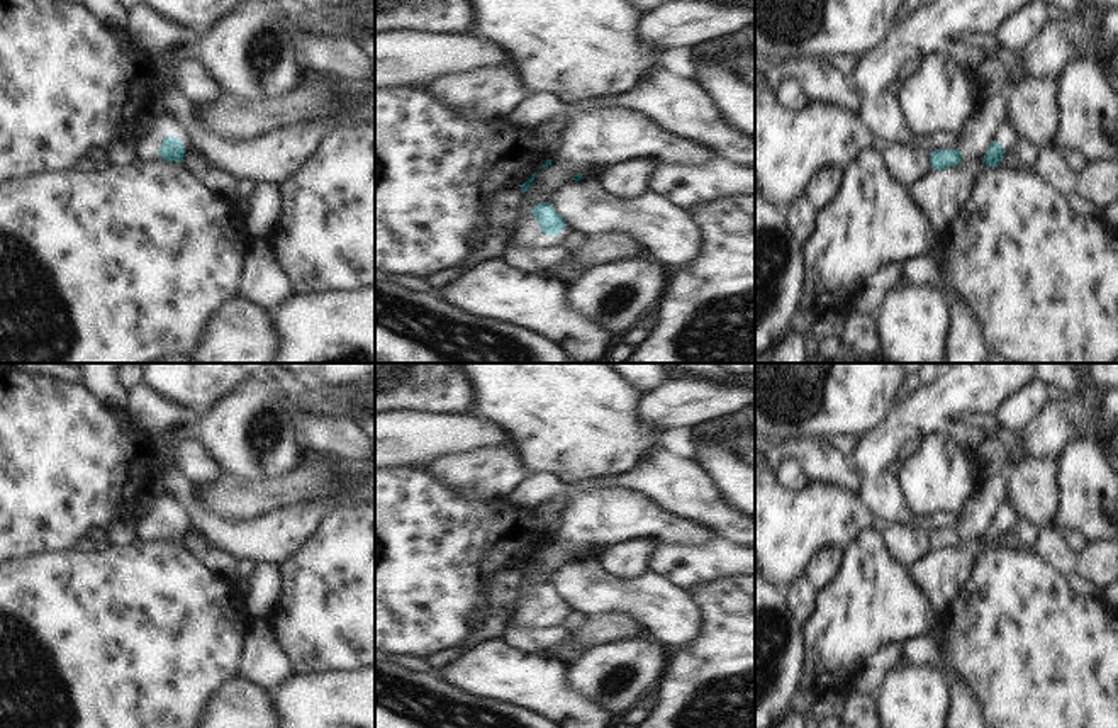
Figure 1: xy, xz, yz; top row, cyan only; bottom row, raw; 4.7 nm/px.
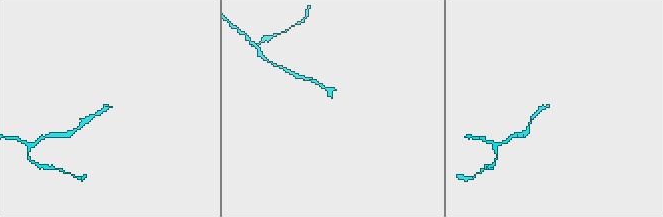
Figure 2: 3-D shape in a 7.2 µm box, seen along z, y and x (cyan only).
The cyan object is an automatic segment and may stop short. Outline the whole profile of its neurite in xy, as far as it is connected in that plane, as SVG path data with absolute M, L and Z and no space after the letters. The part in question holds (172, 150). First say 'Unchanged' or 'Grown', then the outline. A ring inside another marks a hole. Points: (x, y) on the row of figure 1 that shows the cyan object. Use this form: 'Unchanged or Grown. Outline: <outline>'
Grown. Outline: M163 92L148 102L146 114L153 126L144 137L134 139L134 154L141 163L182 163L192 151L185 129L165 110Z

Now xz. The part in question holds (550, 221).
Grown. Outline: M541 202L529 214L521 214L511 238L521 246L546 249L562 246L570 232L572 229L555 207Z

